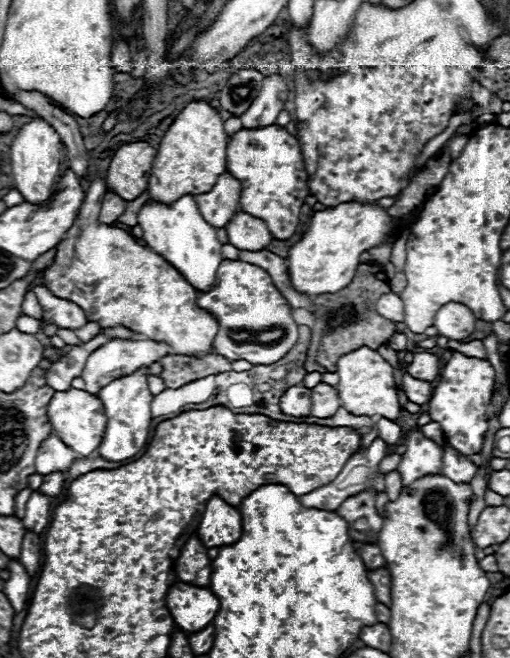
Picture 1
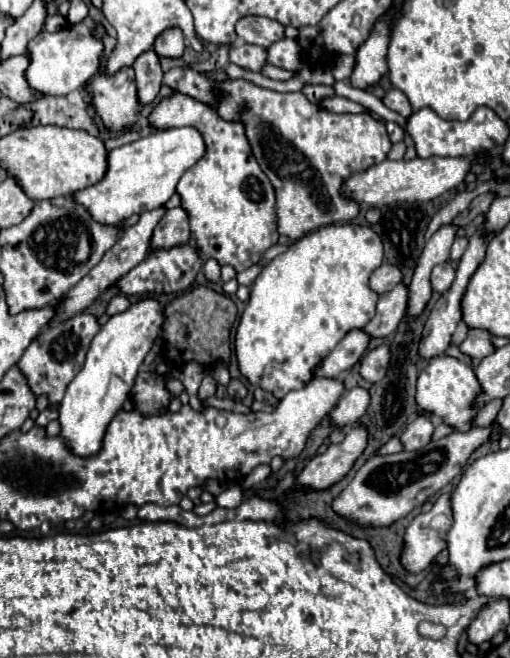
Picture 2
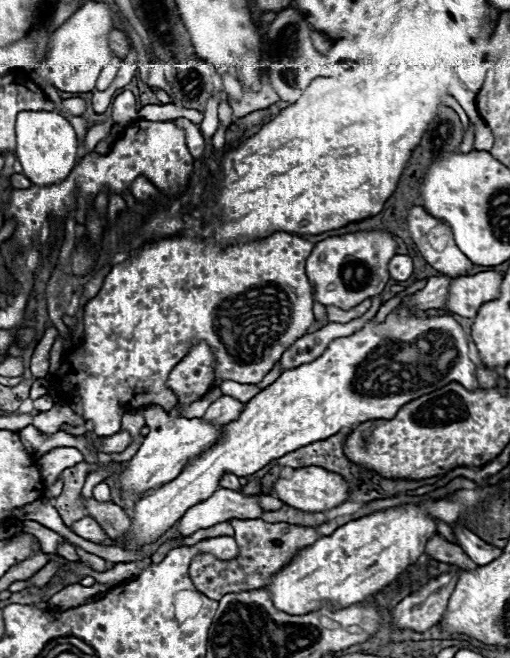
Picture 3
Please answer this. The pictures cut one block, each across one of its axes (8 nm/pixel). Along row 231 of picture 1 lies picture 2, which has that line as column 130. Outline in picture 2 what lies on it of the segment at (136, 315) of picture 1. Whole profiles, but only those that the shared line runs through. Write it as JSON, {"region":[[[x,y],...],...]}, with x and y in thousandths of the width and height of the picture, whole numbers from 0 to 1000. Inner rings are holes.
{"region":[[[239,103],[224,116],[204,116],[200,106],[176,122],[173,140],[184,149],[184,164],[216,198],[239,198],[271,182],[271,152],[263,106]]]}

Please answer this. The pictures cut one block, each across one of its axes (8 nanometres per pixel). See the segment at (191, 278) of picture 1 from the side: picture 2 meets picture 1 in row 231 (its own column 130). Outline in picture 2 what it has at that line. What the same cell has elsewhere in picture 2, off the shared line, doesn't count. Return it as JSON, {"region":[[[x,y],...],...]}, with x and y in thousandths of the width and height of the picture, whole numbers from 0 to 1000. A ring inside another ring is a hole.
{"region":[[[376,191],[302,198],[267,216],[224,225],[212,237],[208,267],[192,280],[149,292],[145,304],[173,316],[188,337],[235,340],[259,325],[278,325],[278,319],[322,313],[345,292],[353,267],[376,255],[400,237],[400,231],[400,210]]]}

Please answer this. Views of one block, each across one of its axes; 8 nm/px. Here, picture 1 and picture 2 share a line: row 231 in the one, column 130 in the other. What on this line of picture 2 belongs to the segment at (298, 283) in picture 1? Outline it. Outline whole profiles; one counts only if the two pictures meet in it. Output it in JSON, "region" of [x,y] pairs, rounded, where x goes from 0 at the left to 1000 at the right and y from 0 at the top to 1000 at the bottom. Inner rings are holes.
{"region":[[[278,456],[255,465],[247,474],[216,480],[216,486],[184,511],[169,538],[169,550],[133,584],[133,593],[114,620],[114,641],[122,650],[118,666],[125,666],[141,690],[176,696],[200,684],[208,650],[251,605],[271,559],[318,502],[318,489],[322,480],[314,462],[306,456]]]}

